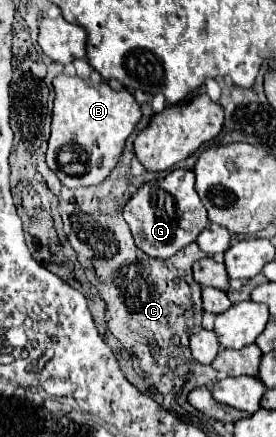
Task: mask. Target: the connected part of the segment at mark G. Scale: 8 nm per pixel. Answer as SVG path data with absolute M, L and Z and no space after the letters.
M185 169L171 171L155 187L145 183L141 189L137 189L137 193L123 207L123 217L129 223L139 249L159 259L169 259L179 249L195 243L197 235L209 223L207 211L195 191L195 175L193 171Z

